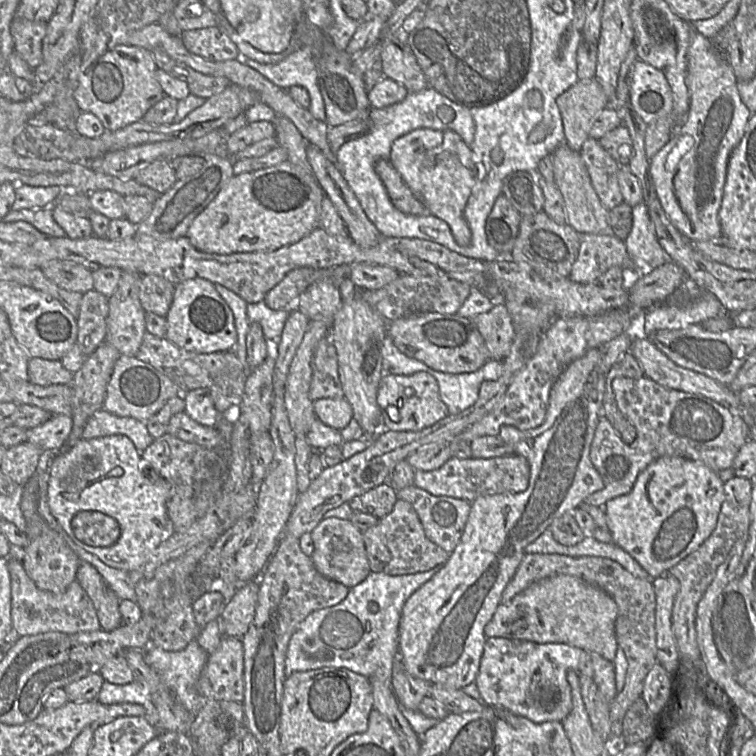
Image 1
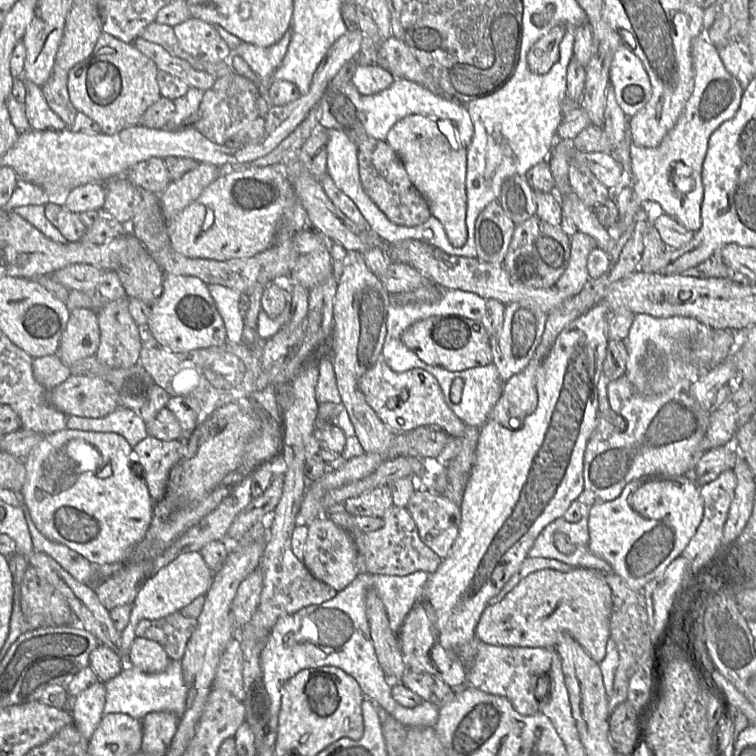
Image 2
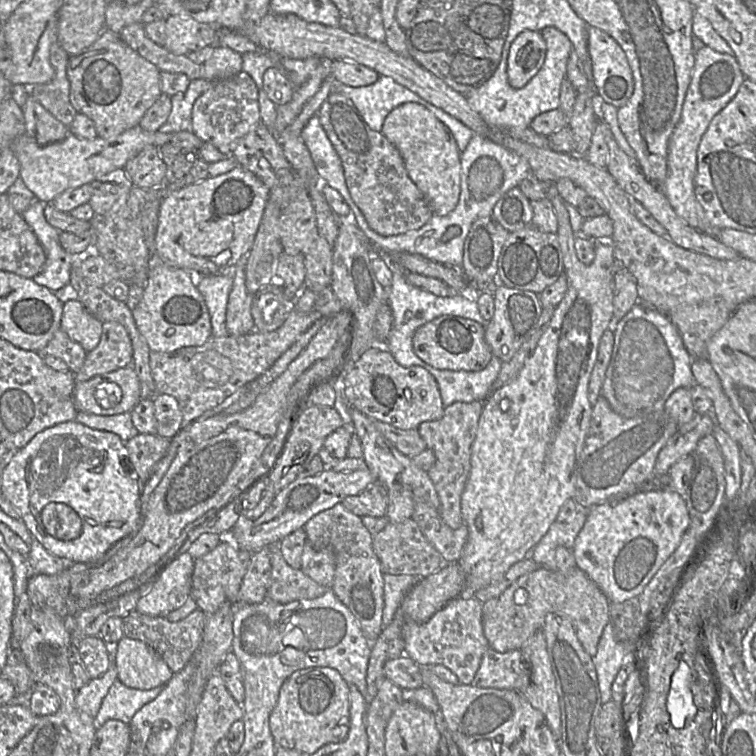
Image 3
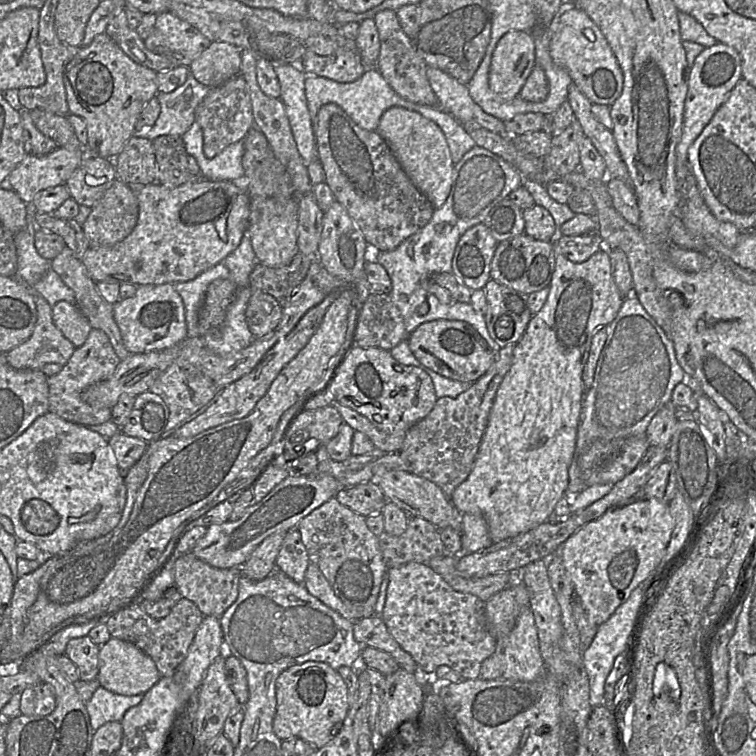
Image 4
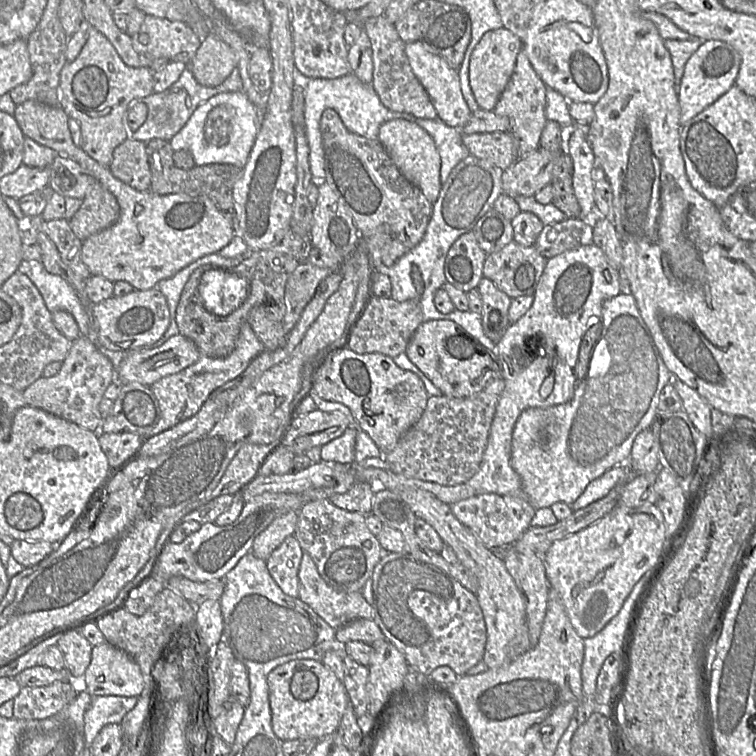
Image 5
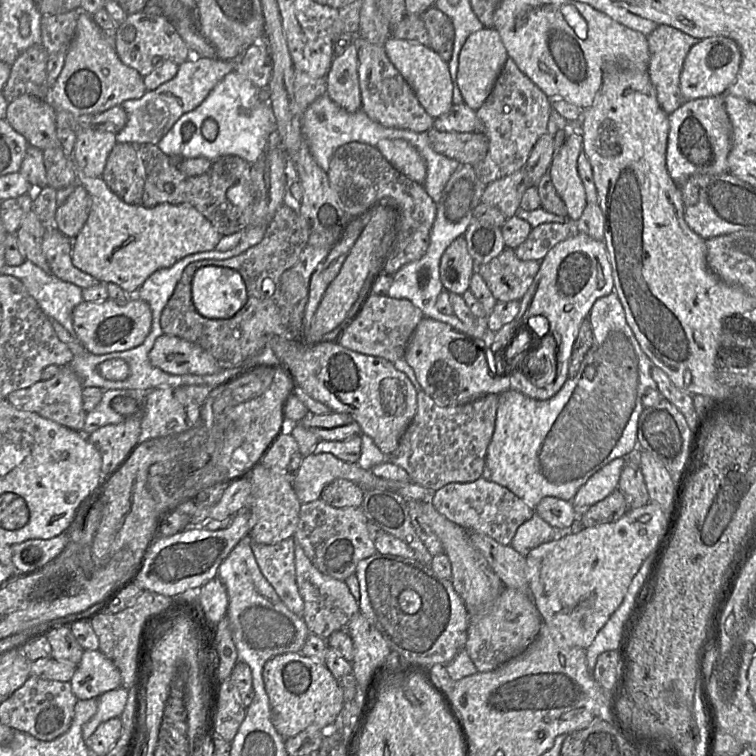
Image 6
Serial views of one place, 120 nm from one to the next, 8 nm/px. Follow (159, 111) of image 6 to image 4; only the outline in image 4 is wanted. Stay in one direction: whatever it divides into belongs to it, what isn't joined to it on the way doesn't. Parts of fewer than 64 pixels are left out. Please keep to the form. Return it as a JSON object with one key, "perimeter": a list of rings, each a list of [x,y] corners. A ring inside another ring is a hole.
{"perimeter":[[[191,74],[185,83],[171,93],[158,93],[156,98],[160,104],[160,114],[153,126],[139,132],[139,135],[153,141],[157,137],[170,135],[170,136],[183,136],[195,122],[195,110],[201,101],[209,94],[210,88],[198,82]]]}

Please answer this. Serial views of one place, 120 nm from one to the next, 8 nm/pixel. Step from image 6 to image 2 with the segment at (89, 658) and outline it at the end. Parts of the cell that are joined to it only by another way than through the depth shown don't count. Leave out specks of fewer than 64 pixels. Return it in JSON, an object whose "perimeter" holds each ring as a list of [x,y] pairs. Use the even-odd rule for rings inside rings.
{"perimeter":[[[136,637],[127,653],[127,663],[145,673],[160,673],[167,669],[170,659],[155,641]]]}

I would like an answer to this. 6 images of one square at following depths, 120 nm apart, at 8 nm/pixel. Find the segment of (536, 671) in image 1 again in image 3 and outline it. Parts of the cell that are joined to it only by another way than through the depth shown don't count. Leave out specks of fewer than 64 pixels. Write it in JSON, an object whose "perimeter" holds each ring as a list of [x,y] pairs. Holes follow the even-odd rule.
{"perimeter":[[[489,647],[472,681],[479,688],[525,691],[530,684],[530,667],[520,650],[499,653]]]}

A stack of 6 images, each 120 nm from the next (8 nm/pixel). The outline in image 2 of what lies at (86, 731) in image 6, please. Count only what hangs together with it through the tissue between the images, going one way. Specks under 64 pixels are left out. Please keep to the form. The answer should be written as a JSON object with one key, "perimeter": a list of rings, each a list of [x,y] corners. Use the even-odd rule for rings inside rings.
{"perimeter":[[[170,660],[165,671],[154,674],[127,665],[117,676],[105,683],[105,688],[103,715],[124,713],[141,721],[150,712],[167,711],[180,718],[186,708],[188,688],[183,679],[181,660]]]}

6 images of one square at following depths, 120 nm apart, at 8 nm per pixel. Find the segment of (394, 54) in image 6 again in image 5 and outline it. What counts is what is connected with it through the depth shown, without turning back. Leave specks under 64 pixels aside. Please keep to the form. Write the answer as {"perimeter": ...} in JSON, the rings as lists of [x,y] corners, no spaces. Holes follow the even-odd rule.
{"perimeter":[[[420,41],[406,43],[405,53],[413,73],[428,92],[438,118],[451,127],[464,126],[470,119],[472,111],[463,97],[457,70],[453,69],[444,58],[426,50]]]}

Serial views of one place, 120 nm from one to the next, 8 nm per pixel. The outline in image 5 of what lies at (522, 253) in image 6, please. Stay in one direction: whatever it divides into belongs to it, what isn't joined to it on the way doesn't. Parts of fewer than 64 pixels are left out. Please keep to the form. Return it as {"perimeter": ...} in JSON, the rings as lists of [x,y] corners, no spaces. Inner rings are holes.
{"perimeter":[[[569,217],[556,224],[544,226],[533,246],[549,260],[568,250],[591,244],[592,222]]]}

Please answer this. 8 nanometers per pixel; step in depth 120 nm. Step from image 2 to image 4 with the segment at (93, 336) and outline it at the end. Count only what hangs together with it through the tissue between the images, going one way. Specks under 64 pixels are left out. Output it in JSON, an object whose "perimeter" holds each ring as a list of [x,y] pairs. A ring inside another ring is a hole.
{"perimeter":[[[65,301],[52,308],[53,322],[57,329],[77,348],[82,346],[92,330],[88,320],[77,305]]]}

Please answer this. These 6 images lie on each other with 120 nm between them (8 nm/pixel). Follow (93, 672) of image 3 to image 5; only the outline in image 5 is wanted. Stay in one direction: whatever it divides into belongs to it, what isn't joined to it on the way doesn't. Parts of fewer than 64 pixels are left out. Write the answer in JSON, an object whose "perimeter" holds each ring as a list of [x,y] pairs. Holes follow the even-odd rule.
{"perimeter":[[[65,631],[57,646],[63,653],[65,669],[69,675],[82,677],[90,664],[93,646],[80,631]]]}

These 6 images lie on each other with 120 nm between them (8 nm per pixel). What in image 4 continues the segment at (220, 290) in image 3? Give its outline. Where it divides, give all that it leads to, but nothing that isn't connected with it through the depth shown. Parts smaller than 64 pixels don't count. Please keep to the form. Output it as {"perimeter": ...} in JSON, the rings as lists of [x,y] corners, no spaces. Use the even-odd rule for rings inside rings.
{"perimeter":[[[221,262],[190,281],[174,284],[175,290],[182,298],[185,307],[187,338],[202,336],[199,311],[204,301],[206,290],[214,280],[227,278],[230,278],[230,272]]]}

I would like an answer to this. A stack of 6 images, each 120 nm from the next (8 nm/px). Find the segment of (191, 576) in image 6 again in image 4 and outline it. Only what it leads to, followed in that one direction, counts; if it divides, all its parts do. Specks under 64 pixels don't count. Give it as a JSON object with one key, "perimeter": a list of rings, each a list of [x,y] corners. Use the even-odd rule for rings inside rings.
{"perimeter":[[[289,475],[262,500],[250,506],[240,519],[209,526],[191,553],[216,568],[241,568],[265,538],[273,534],[287,533],[296,528],[302,518],[343,489],[342,484],[329,475]]]}

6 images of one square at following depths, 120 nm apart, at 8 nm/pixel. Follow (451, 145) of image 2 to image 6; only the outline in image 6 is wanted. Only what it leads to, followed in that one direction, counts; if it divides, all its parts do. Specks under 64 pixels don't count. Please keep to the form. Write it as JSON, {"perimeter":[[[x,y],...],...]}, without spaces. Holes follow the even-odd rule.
{"perimeter":[[[383,139],[376,147],[398,171],[423,186],[426,163],[415,147],[402,139]]]}

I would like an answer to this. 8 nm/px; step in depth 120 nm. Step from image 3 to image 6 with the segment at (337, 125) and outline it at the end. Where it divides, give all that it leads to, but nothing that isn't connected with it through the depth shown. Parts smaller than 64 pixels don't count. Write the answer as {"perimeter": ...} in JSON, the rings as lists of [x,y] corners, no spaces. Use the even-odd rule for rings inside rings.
{"perimeter":[[[357,141],[341,145],[331,158],[327,176],[349,217],[355,218],[380,207],[394,210],[384,274],[393,276],[400,268],[419,260],[426,253],[436,216],[436,203],[422,185],[398,171],[376,146]]]}

